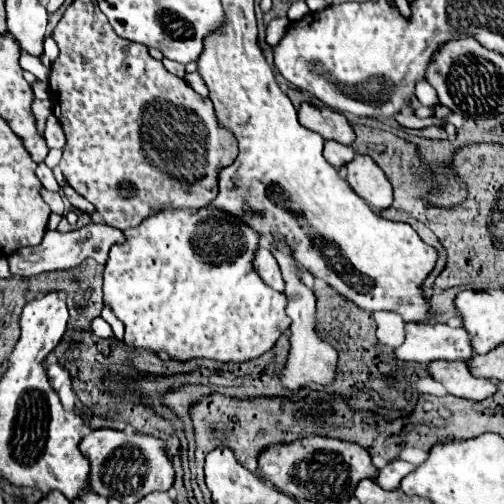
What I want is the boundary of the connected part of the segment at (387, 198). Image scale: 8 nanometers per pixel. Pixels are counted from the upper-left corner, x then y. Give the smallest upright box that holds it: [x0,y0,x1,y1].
[346,155,392,211]

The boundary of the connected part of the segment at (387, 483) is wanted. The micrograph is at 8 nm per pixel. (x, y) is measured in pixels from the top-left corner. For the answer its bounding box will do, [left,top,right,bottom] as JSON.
[378,459,416,491]

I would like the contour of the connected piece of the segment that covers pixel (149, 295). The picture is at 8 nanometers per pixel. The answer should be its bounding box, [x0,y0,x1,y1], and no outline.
[104,205,290,361]

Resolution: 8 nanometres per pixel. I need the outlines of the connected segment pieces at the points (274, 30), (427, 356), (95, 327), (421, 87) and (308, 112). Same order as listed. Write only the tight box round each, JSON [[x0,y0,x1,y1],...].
[[266,17,288,45],[394,323,476,363],[91,316,114,338],[415,79,440,107],[298,103,354,145]]

